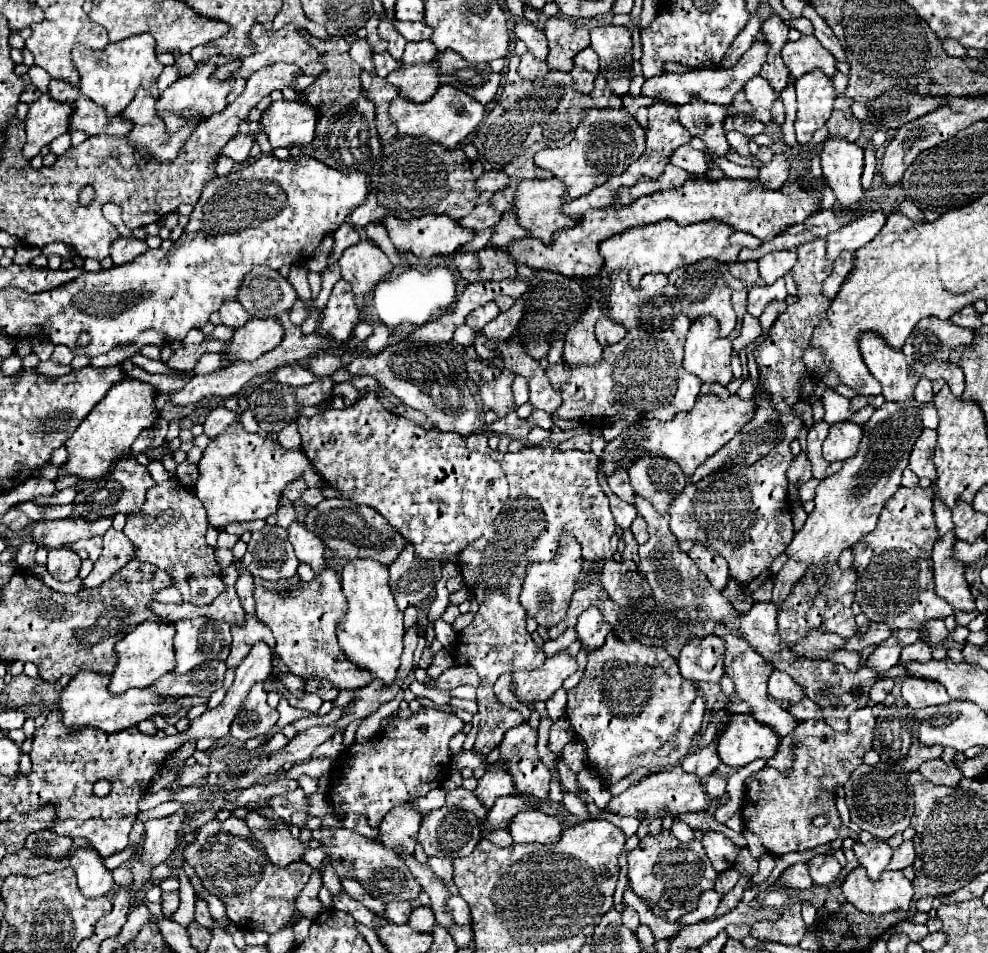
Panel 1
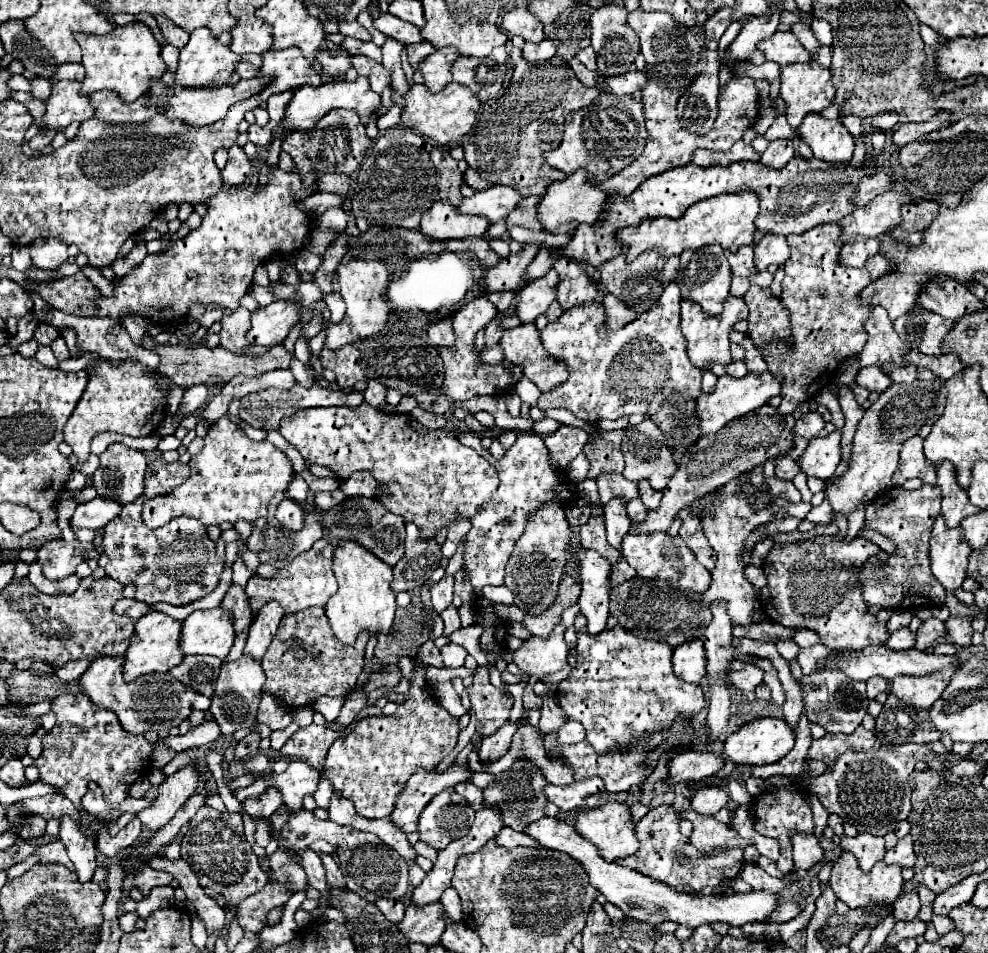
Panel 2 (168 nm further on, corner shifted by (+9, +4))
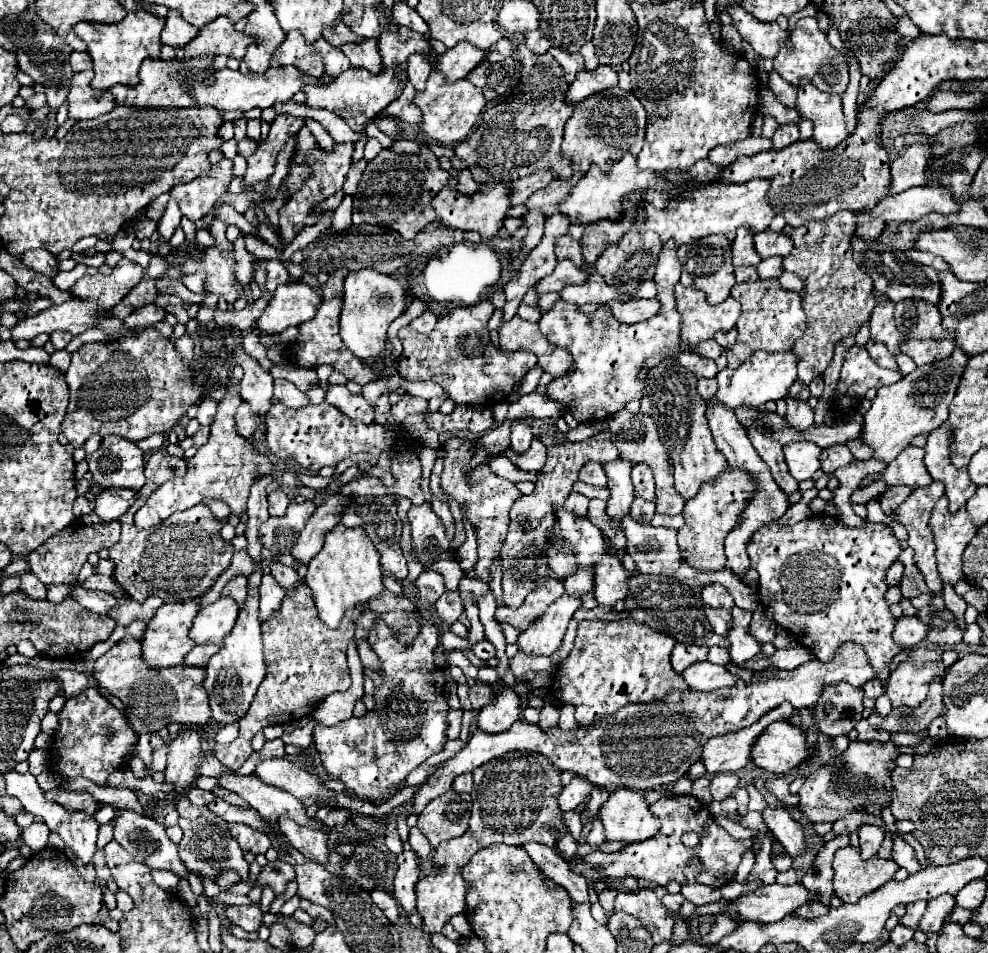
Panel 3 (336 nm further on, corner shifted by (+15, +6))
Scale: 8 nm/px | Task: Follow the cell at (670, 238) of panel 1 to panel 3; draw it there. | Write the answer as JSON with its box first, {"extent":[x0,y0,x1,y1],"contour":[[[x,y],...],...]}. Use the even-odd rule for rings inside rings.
{"extent":[645,180,773,246],"contour":[[[749,180],[745,184],[719,184],[707,186],[689,192],[679,200],[671,200],[665,210],[655,210],[651,204],[645,204],[645,224],[655,230],[661,242],[675,238],[677,246],[689,244],[691,240],[709,236],[709,234],[725,234],[729,240],[735,238],[735,230],[739,226],[749,226],[753,232],[765,230],[773,220],[773,210],[767,202],[769,182],[765,180]]]}

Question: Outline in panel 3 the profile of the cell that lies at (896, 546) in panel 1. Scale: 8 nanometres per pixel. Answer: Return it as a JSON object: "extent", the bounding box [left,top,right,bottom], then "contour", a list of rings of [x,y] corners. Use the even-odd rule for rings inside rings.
{"extent":[895,482,945,594],"contour":[[[931,482],[929,486],[921,486],[921,488],[915,488],[907,500],[895,510],[895,520],[899,524],[905,526],[907,534],[909,534],[909,546],[915,550],[915,566],[921,568],[921,574],[925,578],[925,584],[929,588],[931,594],[941,594],[943,592],[943,582],[937,574],[937,566],[935,566],[935,546],[933,546],[933,532],[929,530],[929,516],[931,516],[931,510],[935,506],[935,502],[943,496],[945,488],[941,486],[941,482]]]}

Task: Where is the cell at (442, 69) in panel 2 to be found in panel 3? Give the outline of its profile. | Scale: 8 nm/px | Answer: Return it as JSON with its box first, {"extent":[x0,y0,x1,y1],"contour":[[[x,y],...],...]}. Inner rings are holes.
{"extent":[435,42,485,82],"contour":[[[457,42],[453,48],[445,50],[443,54],[437,54],[437,62],[435,62],[435,70],[441,72],[445,76],[445,82],[455,82],[467,76],[469,70],[473,70],[473,66],[477,66],[477,62],[481,62],[481,58],[485,58],[485,50],[477,50],[473,44],[469,42]]]}

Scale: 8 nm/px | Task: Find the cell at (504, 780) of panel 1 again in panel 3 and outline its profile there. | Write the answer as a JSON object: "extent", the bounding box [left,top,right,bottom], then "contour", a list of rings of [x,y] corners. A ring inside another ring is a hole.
{"extent":[477,686,521,734],"contour":[[[505,686],[501,692],[497,692],[497,702],[493,706],[485,706],[485,710],[477,716],[477,726],[485,730],[487,734],[499,734],[511,728],[513,722],[519,720],[521,700],[513,692],[513,688]]]}

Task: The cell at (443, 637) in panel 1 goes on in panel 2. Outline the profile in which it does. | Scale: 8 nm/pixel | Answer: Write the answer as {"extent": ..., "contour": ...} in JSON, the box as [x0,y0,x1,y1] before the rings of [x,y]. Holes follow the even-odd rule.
{"extent":[431,576,453,614],"contour":[[[443,576],[431,586],[431,600],[437,614],[441,614],[453,600],[453,576]]]}

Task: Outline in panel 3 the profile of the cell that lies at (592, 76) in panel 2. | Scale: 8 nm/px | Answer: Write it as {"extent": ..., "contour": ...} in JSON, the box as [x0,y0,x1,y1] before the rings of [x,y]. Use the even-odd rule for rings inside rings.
{"extent":[549,48,583,84],"contour":[[[551,48],[549,52],[551,52],[551,54],[555,56],[555,60],[563,66],[565,78],[567,78],[567,82],[571,84],[571,82],[575,80],[575,74],[583,70],[583,58],[581,58],[581,54],[569,54],[569,52],[563,52],[563,50],[557,50],[557,48]]]}

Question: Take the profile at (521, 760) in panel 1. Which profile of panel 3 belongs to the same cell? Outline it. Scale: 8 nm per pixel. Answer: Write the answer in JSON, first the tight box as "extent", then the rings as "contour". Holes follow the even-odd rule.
{"extent":[557,776,593,812],"contour":[[[575,776],[567,786],[563,786],[561,794],[557,794],[559,808],[561,808],[563,812],[575,810],[579,804],[583,804],[583,802],[587,800],[587,796],[591,794],[591,790],[593,790],[593,784],[589,784],[587,778]]]}

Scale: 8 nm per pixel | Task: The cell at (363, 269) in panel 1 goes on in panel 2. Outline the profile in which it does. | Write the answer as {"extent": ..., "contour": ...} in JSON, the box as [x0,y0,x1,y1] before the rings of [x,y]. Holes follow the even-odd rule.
{"extent":[322,260,391,348],"contour":[[[351,260],[347,264],[341,264],[337,274],[339,274],[341,296],[347,304],[347,310],[345,310],[343,320],[337,324],[329,322],[330,312],[327,308],[322,311],[322,313],[326,313],[327,342],[325,342],[325,346],[329,346],[329,348],[341,348],[345,344],[381,334],[391,318],[391,308],[385,302],[389,272],[383,262],[379,262],[379,260]]]}

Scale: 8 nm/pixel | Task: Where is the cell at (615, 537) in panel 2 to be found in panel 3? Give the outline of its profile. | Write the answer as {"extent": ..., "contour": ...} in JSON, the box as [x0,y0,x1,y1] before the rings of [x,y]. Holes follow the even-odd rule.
{"extent":[603,460,635,522],"contour":[[[615,460],[603,466],[611,490],[611,496],[607,500],[607,514],[613,522],[621,522],[623,516],[629,514],[629,506],[635,498],[633,484],[631,484],[631,466],[625,460]]]}

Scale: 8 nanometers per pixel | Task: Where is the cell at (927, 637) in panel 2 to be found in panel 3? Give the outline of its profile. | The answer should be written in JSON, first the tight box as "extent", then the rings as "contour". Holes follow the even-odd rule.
{"extent":[923,620,963,646],"contour":[[[949,620],[945,624],[945,628],[931,626],[923,640],[927,644],[937,644],[937,646],[955,646],[957,642],[961,642],[961,638],[963,638],[963,630],[959,626],[955,626],[955,622]]]}

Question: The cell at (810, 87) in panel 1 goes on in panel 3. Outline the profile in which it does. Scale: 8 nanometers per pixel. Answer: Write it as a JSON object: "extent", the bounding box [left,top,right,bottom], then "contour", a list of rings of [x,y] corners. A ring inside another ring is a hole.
{"extent":[773,18,849,94],"contour":[[[801,18],[789,38],[791,40],[787,44],[781,44],[779,56],[773,60],[775,62],[773,70],[781,78],[785,78],[793,88],[799,88],[801,80],[809,80],[819,90],[829,94],[841,94],[847,88],[849,82],[847,62],[835,48],[831,48],[831,44],[827,42],[827,34],[823,34],[817,28],[817,18]]]}

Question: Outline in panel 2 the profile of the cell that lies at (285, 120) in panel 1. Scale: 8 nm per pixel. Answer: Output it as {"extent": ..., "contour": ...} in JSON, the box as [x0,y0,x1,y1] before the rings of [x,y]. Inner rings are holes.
{"extent":[283,76,381,130],"contour":[[[359,76],[355,82],[347,82],[347,80],[337,80],[337,82],[325,82],[319,88],[313,86],[305,86],[305,88],[297,88],[293,92],[293,98],[285,110],[285,120],[283,124],[287,128],[293,130],[311,130],[327,112],[335,110],[335,108],[345,108],[345,110],[353,110],[359,114],[361,124],[367,126],[369,116],[373,114],[373,110],[377,110],[377,106],[381,104],[381,96],[377,92],[371,90],[369,80]]]}

